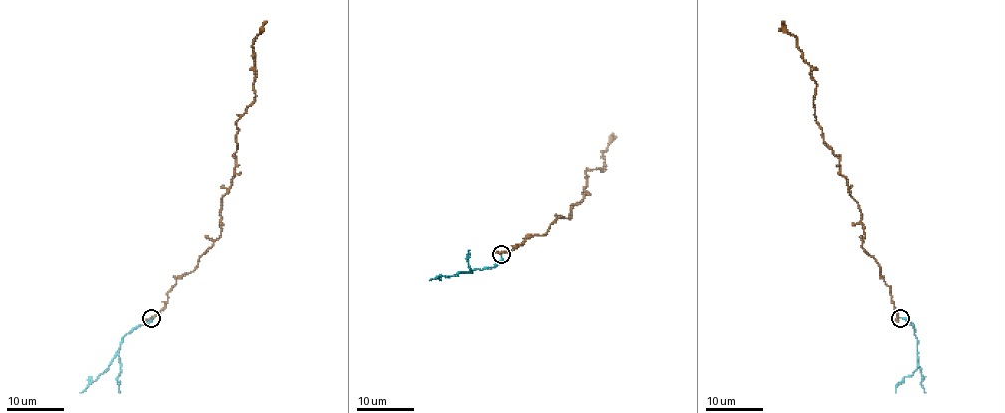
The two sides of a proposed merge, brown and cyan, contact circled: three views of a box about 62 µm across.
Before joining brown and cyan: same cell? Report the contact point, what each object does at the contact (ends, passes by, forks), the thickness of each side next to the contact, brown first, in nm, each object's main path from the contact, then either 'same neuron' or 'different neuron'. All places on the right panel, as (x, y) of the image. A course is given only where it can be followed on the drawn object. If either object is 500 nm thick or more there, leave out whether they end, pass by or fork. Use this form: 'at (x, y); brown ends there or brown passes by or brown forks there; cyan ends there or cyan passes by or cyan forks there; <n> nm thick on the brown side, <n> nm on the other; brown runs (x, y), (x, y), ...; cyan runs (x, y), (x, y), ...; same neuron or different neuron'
at (900, 318); brown passes by; cyan ends there; 240 nm thick on the brown side, 200 nm on the other; brown runs (899, 317), (881, 267), (862, 247), (859, 205), (840, 173), (839, 159), (823, 140), (810, 65), (781, 21); cyan runs (901, 317), (915, 329), (917, 363), (925, 392); same neuron

